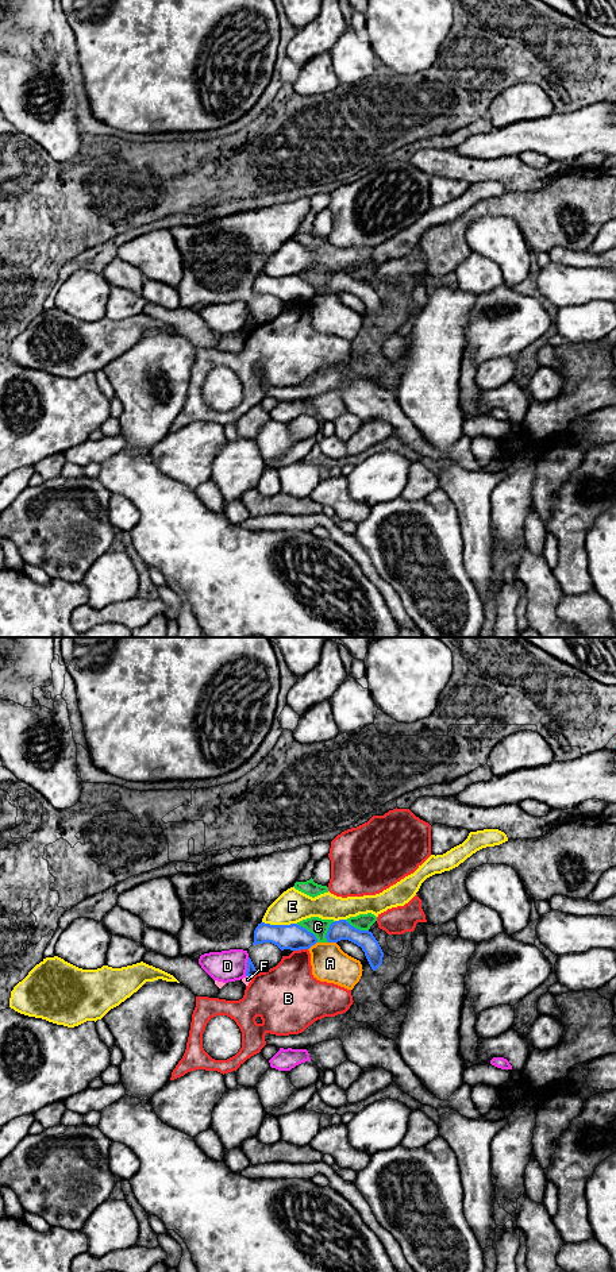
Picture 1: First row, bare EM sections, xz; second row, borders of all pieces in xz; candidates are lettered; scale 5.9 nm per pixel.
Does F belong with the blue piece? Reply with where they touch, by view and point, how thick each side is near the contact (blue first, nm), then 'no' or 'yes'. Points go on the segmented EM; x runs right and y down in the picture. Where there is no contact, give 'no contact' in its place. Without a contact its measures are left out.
xz (249, 975) | 60/50 nm | no

